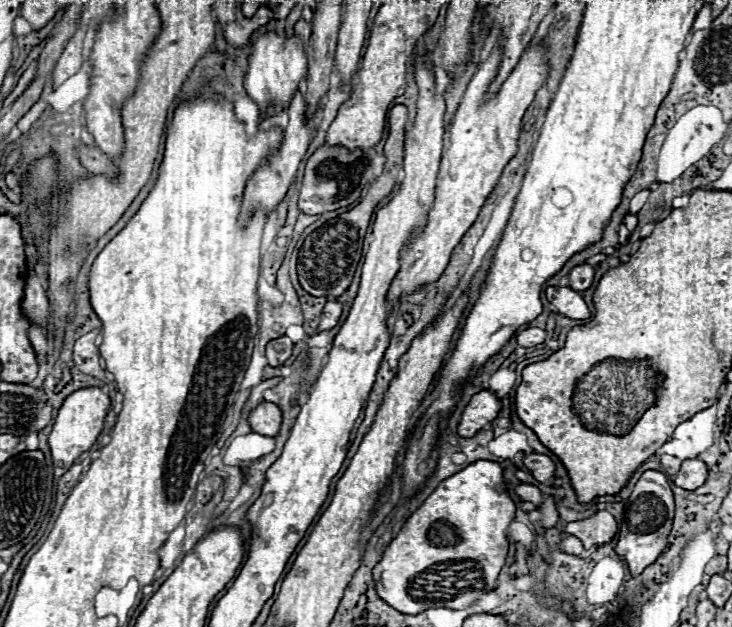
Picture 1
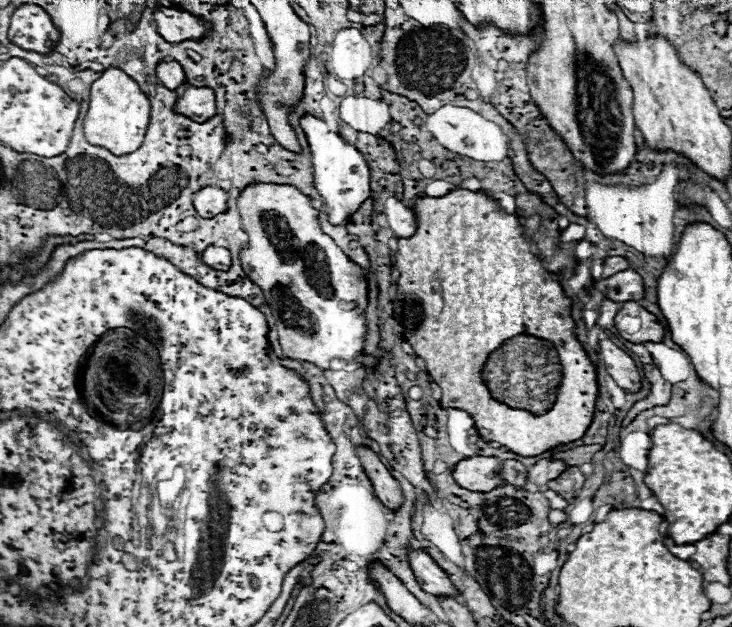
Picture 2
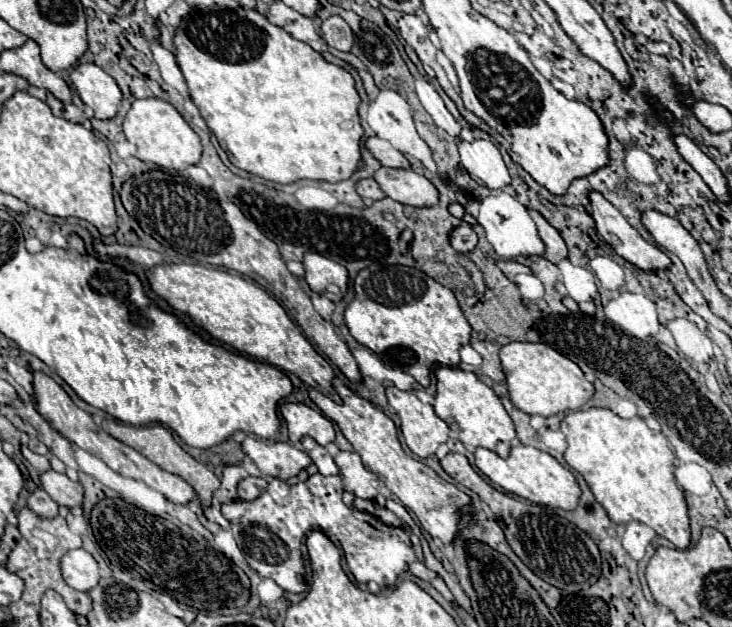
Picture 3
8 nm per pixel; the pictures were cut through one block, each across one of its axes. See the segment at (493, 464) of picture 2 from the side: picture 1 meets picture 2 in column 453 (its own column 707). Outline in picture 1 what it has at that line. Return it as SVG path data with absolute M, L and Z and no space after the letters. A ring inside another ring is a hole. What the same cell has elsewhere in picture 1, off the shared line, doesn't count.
M698 458L684 460L680 472L672 476L674 484L682 486L684 490L696 490L698 486L702 486L706 482L706 478L708 478L706 464L702 460L698 460Z

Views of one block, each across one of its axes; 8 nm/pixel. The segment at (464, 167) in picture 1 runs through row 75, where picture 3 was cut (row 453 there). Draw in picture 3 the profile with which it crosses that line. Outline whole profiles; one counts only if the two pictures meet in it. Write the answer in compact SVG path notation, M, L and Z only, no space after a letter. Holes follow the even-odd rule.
M514 446L508 458L500 458L492 450L476 448L474 456L476 456L476 466L480 468L480 472L486 474L494 484L498 484L510 494L516 494L520 498L526 498L530 502L550 506L550 508L574 510L578 506L582 490L576 476L548 452L536 450L532 446Z

